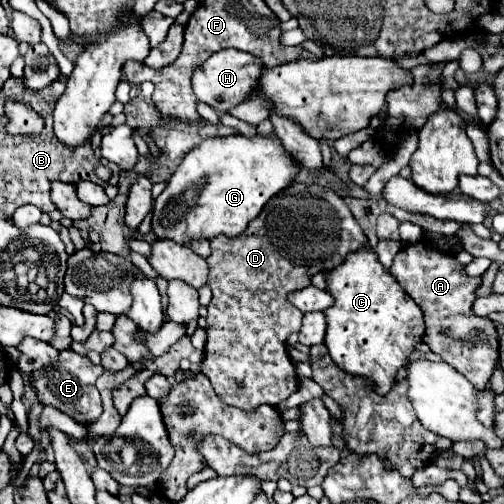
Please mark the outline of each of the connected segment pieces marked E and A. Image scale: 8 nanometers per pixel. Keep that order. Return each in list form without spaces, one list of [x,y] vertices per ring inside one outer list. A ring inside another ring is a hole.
[[[67,349],[67,351],[59,353],[57,363],[33,373],[31,385],[37,393],[37,399],[43,405],[55,407],[55,409],[63,411],[65,415],[69,415],[71,419],[75,419],[77,423],[89,425],[89,423],[97,421],[101,415],[101,397],[99,397],[99,391],[95,387],[95,381],[101,373],[103,373],[101,365],[93,365],[85,355],[79,355],[71,349]]]
[[[425,243],[405,245],[393,259],[391,267],[393,277],[399,285],[423,307],[425,313],[425,337],[423,341],[431,347],[433,353],[441,355],[445,363],[457,367],[471,383],[485,387],[493,367],[497,363],[497,331],[491,319],[477,319],[471,305],[475,299],[475,289],[481,283],[481,277],[469,277],[463,265],[443,251],[437,251]]]

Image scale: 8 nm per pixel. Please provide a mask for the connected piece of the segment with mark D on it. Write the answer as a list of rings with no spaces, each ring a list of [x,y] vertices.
[[[293,181],[289,187],[271,197],[257,219],[249,223],[241,239],[213,239],[211,257],[207,259],[213,299],[207,307],[207,345],[205,359],[201,361],[199,369],[209,377],[223,403],[253,411],[261,403],[275,407],[297,391],[299,379],[285,343],[291,333],[301,329],[303,313],[287,301],[287,295],[295,289],[307,287],[315,273],[339,267],[349,253],[355,253],[367,245],[369,241],[363,229],[351,215],[345,201],[331,187],[317,183],[307,185],[299,181]]]

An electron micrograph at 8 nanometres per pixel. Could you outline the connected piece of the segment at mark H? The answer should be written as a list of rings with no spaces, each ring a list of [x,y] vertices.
[[[221,49],[195,69],[195,73],[191,77],[191,87],[199,101],[203,101],[209,107],[213,107],[215,111],[223,113],[247,99],[247,95],[255,87],[261,71],[263,71],[263,63],[257,57],[247,55],[245,51],[239,51],[239,49]]]

